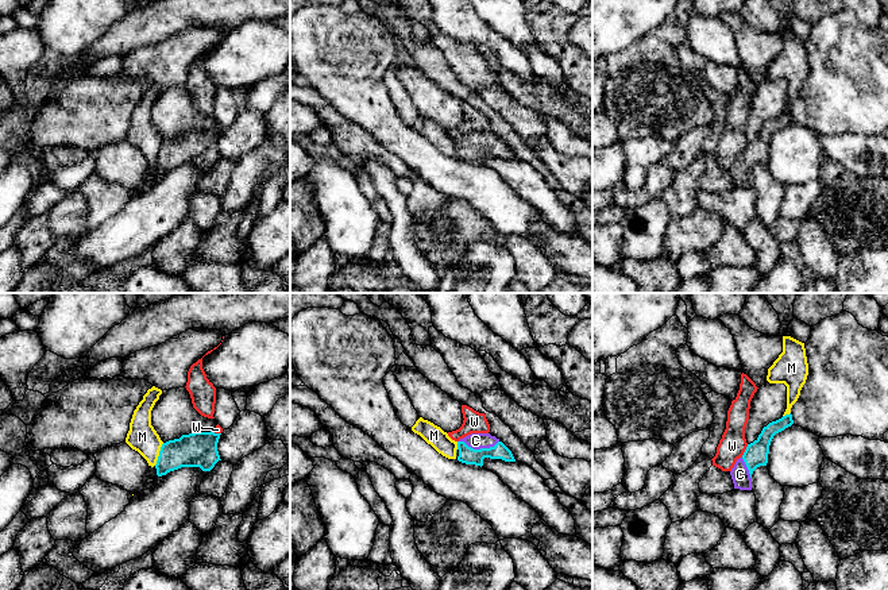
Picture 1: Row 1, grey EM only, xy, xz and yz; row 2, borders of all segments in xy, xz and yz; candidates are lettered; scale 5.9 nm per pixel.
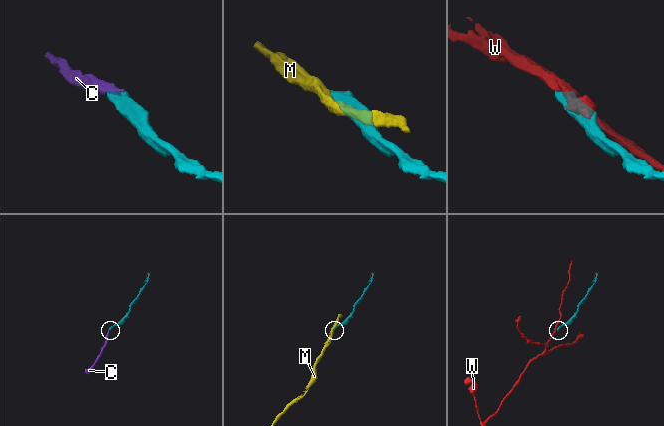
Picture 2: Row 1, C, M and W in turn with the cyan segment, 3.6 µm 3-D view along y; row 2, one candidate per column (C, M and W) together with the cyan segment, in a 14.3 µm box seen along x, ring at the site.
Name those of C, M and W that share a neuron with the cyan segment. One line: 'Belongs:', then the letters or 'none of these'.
Belongs: C

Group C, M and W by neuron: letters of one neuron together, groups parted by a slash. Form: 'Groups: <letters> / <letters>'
Groups: C / M / W

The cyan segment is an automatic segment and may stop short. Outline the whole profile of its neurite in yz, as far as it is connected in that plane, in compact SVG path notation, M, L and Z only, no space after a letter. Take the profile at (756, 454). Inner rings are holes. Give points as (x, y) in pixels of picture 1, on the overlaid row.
M785 414L764 427L758 437L748 444L744 455L737 459L730 471L734 489L752 490L752 474L757 467L767 466L769 446L773 436L792 424L792 414Z

